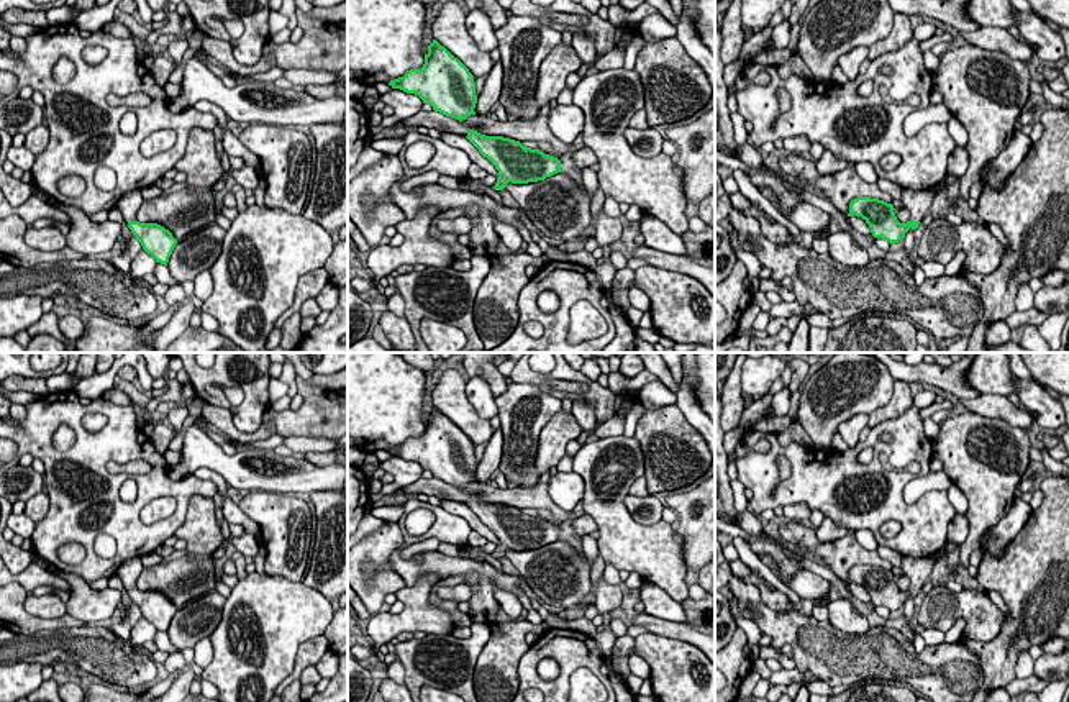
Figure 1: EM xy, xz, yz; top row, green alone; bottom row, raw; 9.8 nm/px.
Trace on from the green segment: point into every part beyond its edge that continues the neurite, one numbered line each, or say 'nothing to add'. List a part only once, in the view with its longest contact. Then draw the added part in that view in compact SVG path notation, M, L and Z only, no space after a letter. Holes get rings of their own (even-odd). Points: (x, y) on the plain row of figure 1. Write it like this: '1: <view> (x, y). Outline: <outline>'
1: yz (918, 571). Outline: M946 545L941 546L938 558L921 558L913 559L910 556L902 556L902 566L900 569L905 572L905 576L910 579L908 589L921 589L923 584L928 581L933 566L946 556Z

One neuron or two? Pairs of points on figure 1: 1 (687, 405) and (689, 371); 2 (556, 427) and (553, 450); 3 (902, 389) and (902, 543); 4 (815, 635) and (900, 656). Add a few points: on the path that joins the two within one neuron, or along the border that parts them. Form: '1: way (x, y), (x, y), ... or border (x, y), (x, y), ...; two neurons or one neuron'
1: way (687, 397), (689, 379); one neuron
2: way (556, 432), (553, 445); one neuron
3: border (912, 405), (897, 417), (886, 419), (871, 428); two neurons
4: way (837, 656), (879, 656); one neuron

